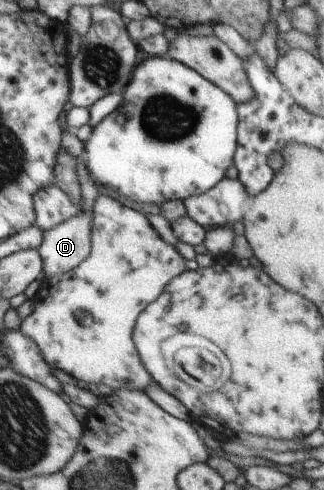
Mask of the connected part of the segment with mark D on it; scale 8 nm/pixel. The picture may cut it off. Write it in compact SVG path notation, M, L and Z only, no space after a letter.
M83 155L75 159L75 172L79 179L79 188L83 198L83 212L56 225L53 229L45 230L43 232L43 242L38 248L43 262L43 273L47 273L49 277L64 274L75 269L84 259L87 259L91 251L91 230L93 227L94 211L97 206L96 199L101 194L98 192L96 183L91 179Z

